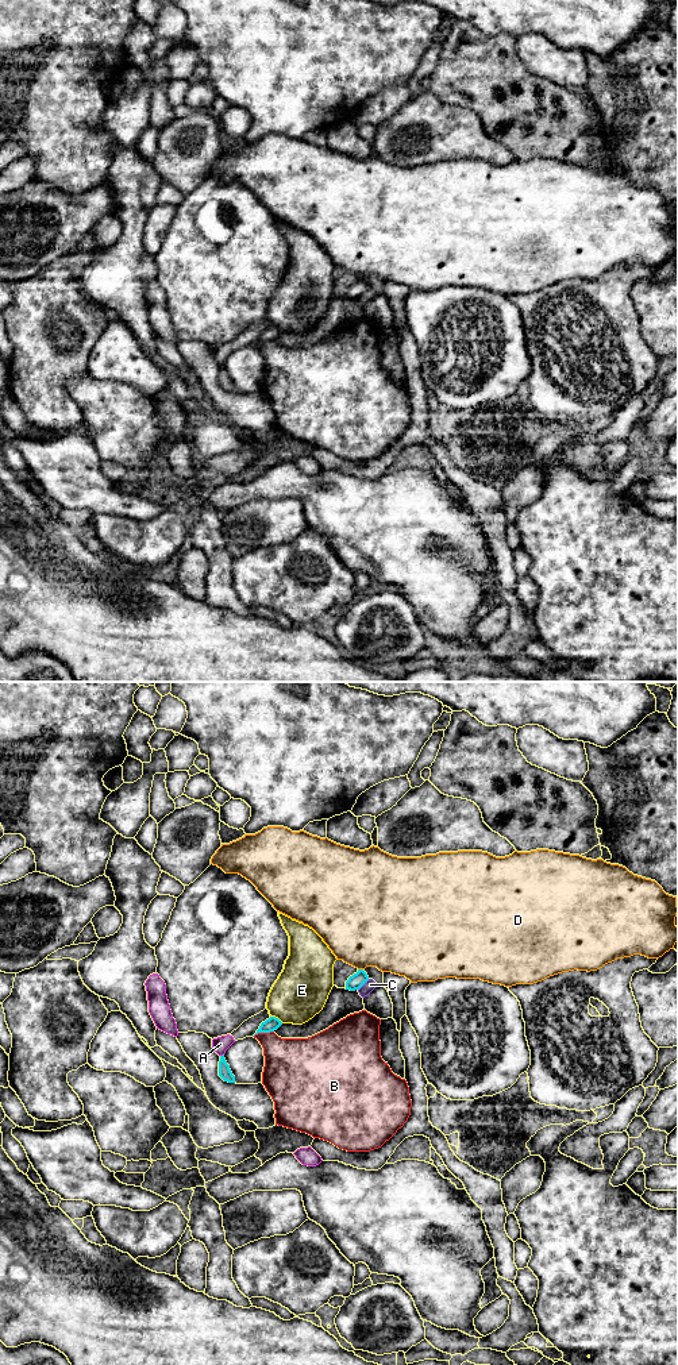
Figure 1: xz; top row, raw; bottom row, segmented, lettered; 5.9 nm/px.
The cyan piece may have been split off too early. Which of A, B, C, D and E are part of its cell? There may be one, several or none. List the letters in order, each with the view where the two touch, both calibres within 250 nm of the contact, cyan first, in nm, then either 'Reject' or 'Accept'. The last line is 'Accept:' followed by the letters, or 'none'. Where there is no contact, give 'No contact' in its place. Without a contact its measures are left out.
A: Touches cyan in xz. Thickness 80 nm (cyan) against 90 nm. Reject
B: Touches cyan in xz. Thickness 80 nm (cyan) against 300 nm. Reject
C: Touches cyan in xz. Thickness 90 nm (cyan) against 70 nm. Accept
D: Touches cyan in xz. Thickness 90 nm (cyan) against 460 nm. Reject
E: Touches cyan in xz. Thickness 80 nm (cyan) against 320 nm. Reject
Accept: C

